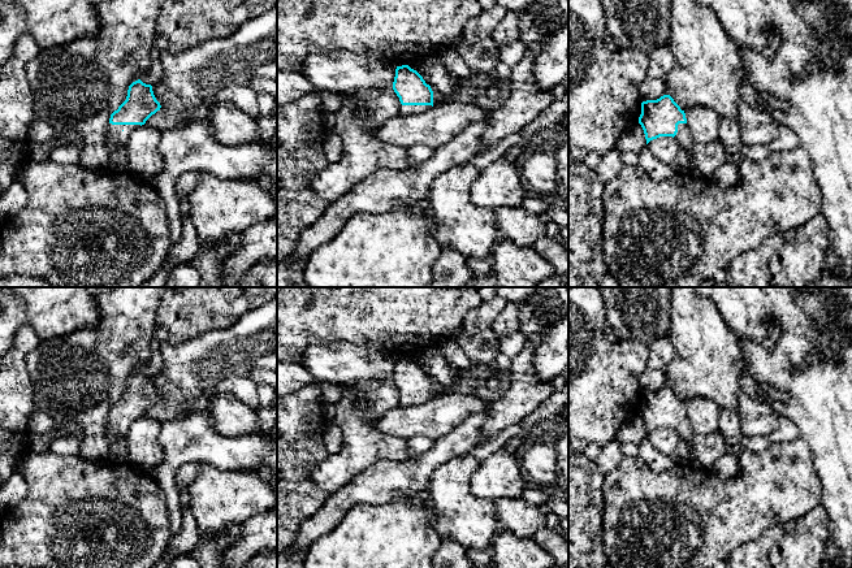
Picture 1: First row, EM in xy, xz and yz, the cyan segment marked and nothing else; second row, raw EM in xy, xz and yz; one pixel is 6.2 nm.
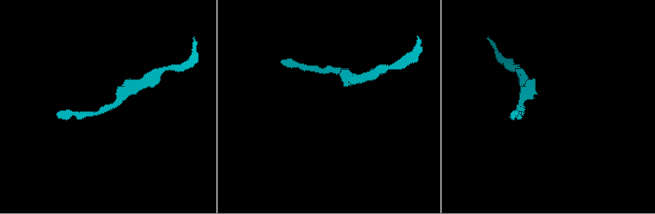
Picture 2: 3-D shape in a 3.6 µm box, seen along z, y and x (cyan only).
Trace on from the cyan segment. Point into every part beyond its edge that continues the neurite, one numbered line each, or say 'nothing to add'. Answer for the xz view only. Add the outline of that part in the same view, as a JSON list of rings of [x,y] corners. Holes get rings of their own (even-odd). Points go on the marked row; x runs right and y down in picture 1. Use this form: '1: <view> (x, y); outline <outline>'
1: xz (403, 109); outline [[[402,105],[399,107],[398,116],[414,116],[425,112],[432,108],[432,105]]]

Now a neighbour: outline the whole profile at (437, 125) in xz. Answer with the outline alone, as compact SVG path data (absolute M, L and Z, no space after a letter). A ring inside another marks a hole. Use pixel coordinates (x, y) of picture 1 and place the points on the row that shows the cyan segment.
M449 100L419 114L386 120L375 131L375 138L403 148L415 144L438 148L470 125L489 117L490 113L479 107Z

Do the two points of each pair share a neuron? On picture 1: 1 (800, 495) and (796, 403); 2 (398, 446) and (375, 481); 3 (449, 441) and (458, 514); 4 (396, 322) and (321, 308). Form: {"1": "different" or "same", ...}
{"1": "different", "2": "different", "3": "different", "4": "same"}

